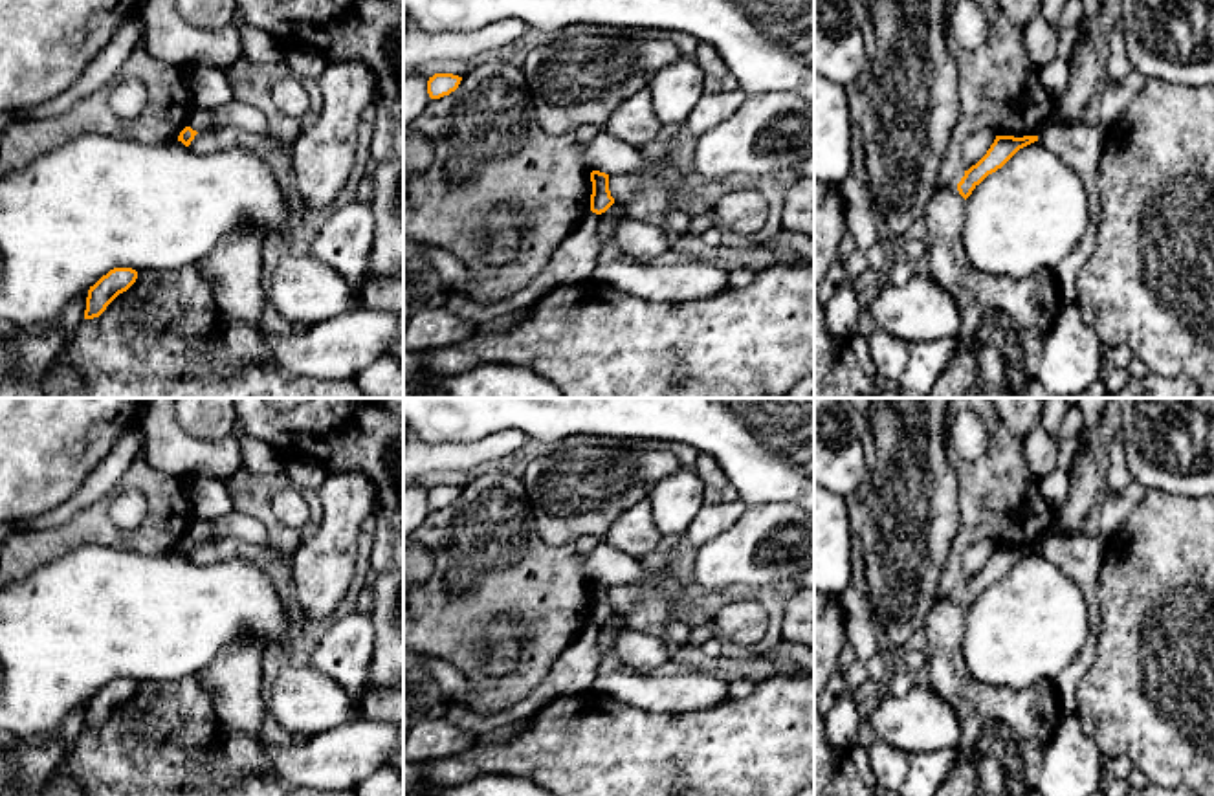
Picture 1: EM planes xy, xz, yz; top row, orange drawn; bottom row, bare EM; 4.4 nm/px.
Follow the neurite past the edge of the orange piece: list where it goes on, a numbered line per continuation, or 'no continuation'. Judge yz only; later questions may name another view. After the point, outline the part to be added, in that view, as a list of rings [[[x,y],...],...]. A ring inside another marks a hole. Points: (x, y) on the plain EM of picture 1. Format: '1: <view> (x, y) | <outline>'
no continuation

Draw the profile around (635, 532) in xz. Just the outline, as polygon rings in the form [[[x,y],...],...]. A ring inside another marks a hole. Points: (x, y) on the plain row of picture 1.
[[[644,497],[611,525],[605,541],[616,550],[640,559],[658,547],[660,537],[651,515],[651,501]]]

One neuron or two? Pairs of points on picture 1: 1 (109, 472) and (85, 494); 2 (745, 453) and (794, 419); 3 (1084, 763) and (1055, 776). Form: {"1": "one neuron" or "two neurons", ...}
{"1": "one neuron", "2": "one neuron", "3": "one neuron"}

